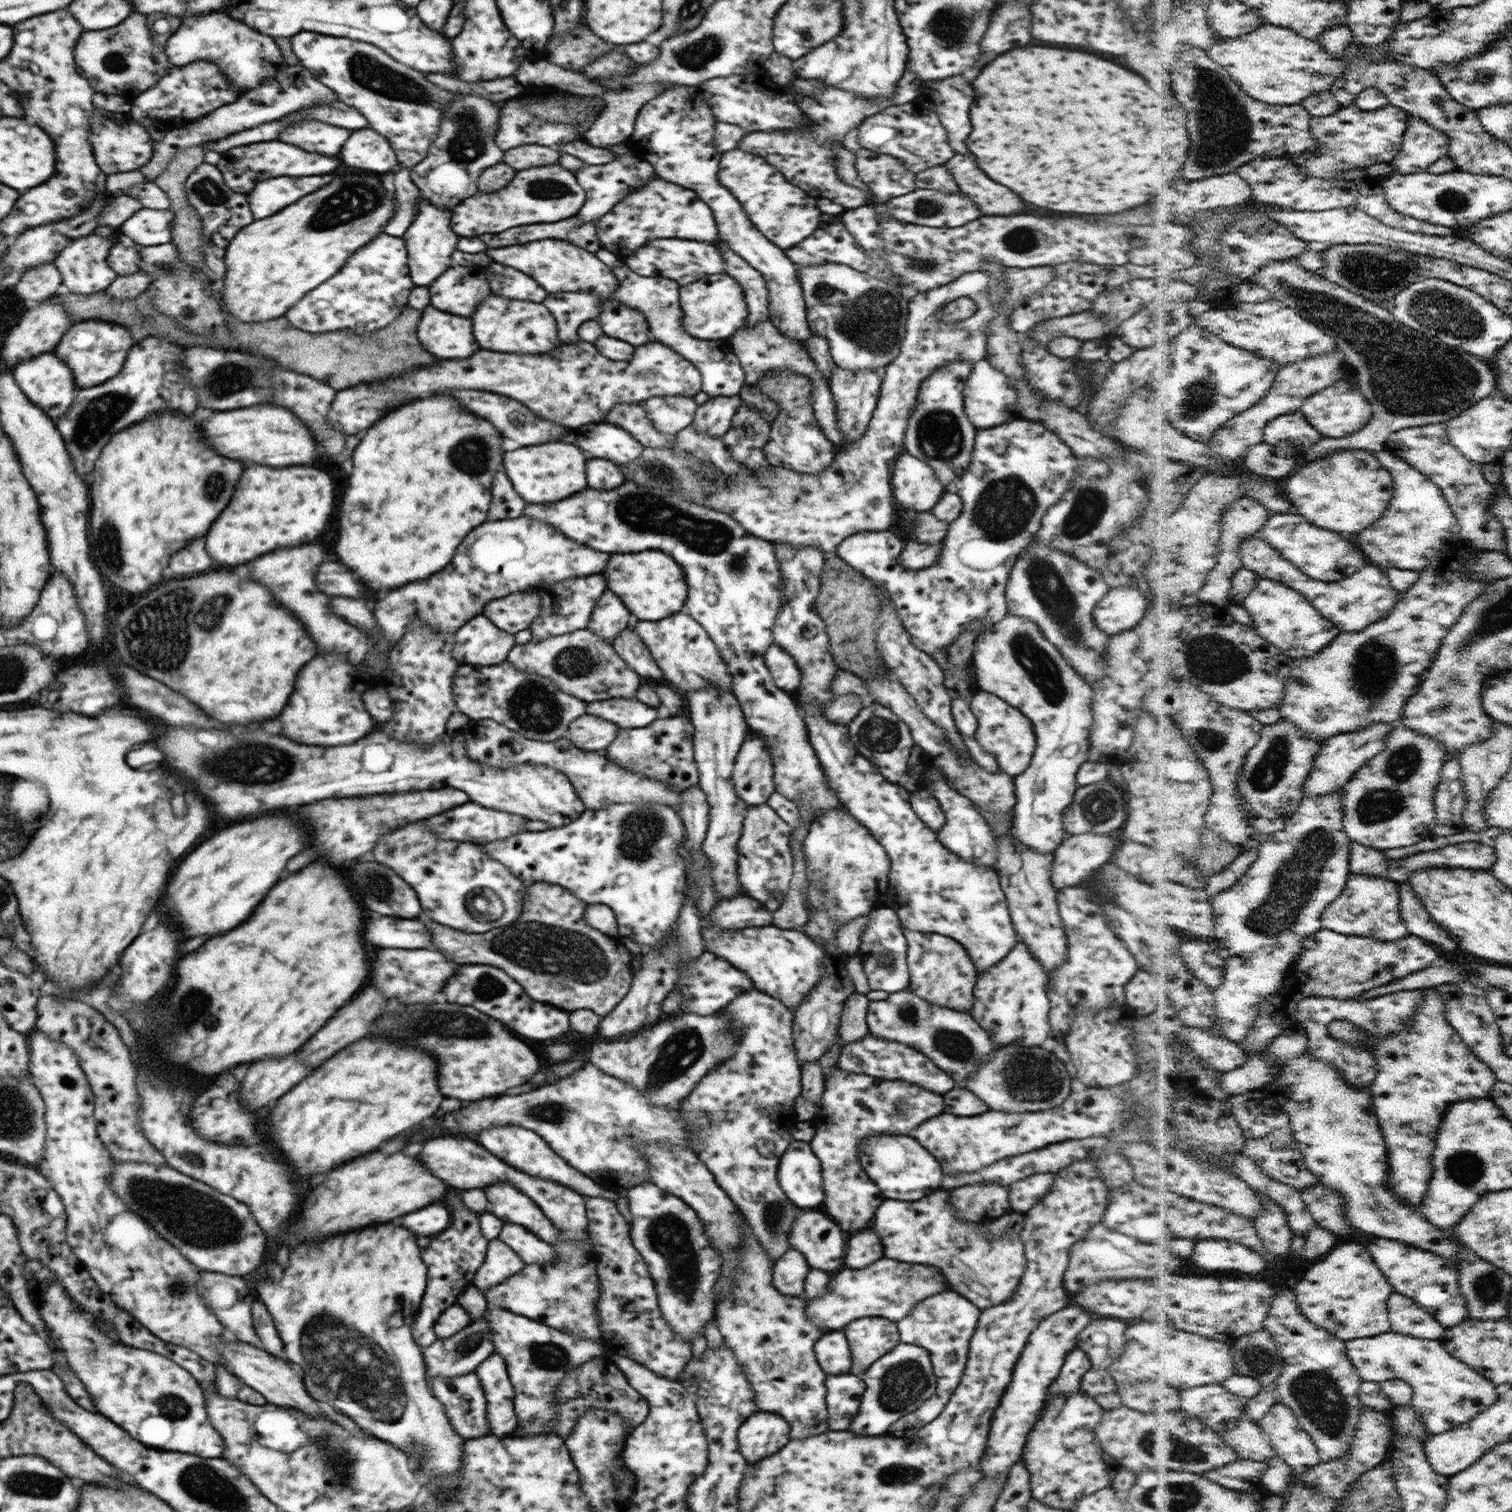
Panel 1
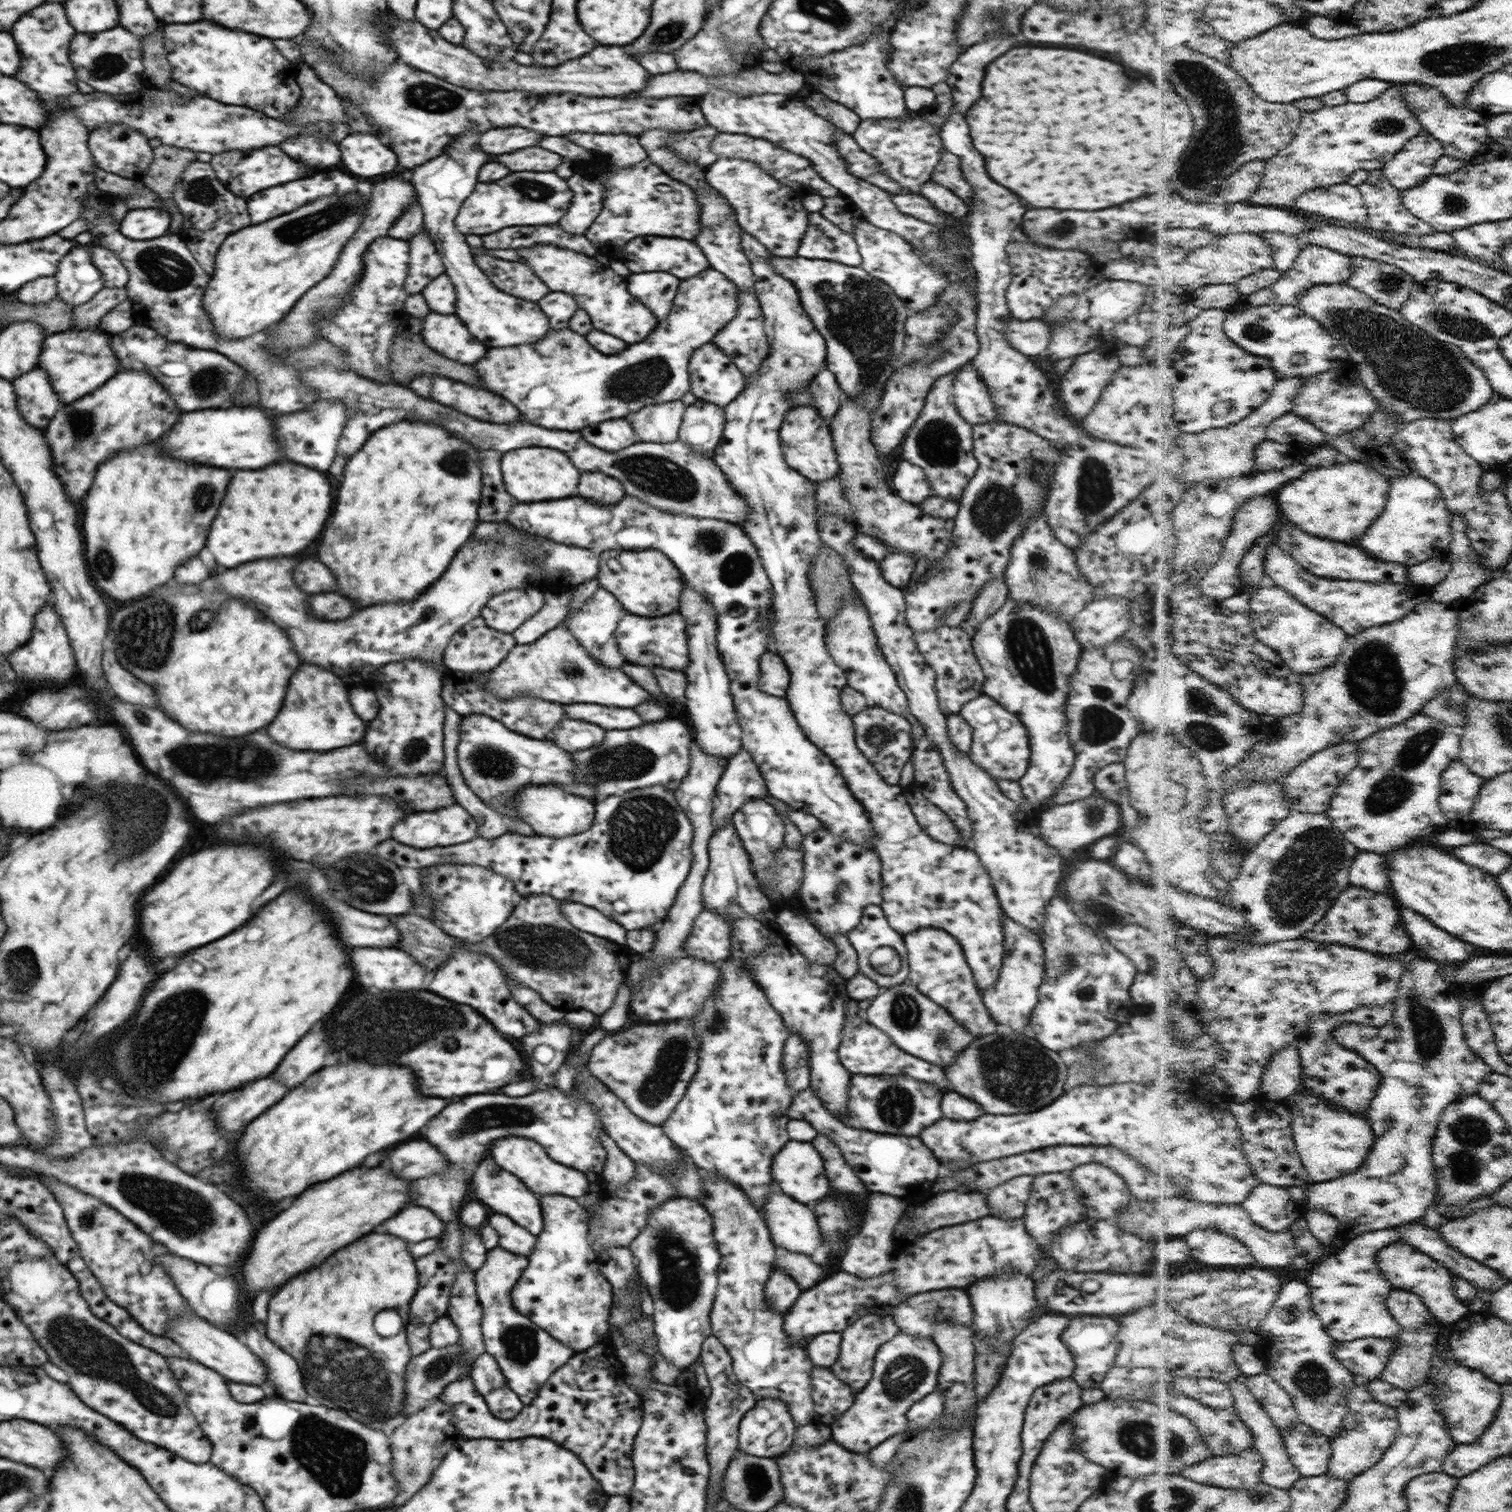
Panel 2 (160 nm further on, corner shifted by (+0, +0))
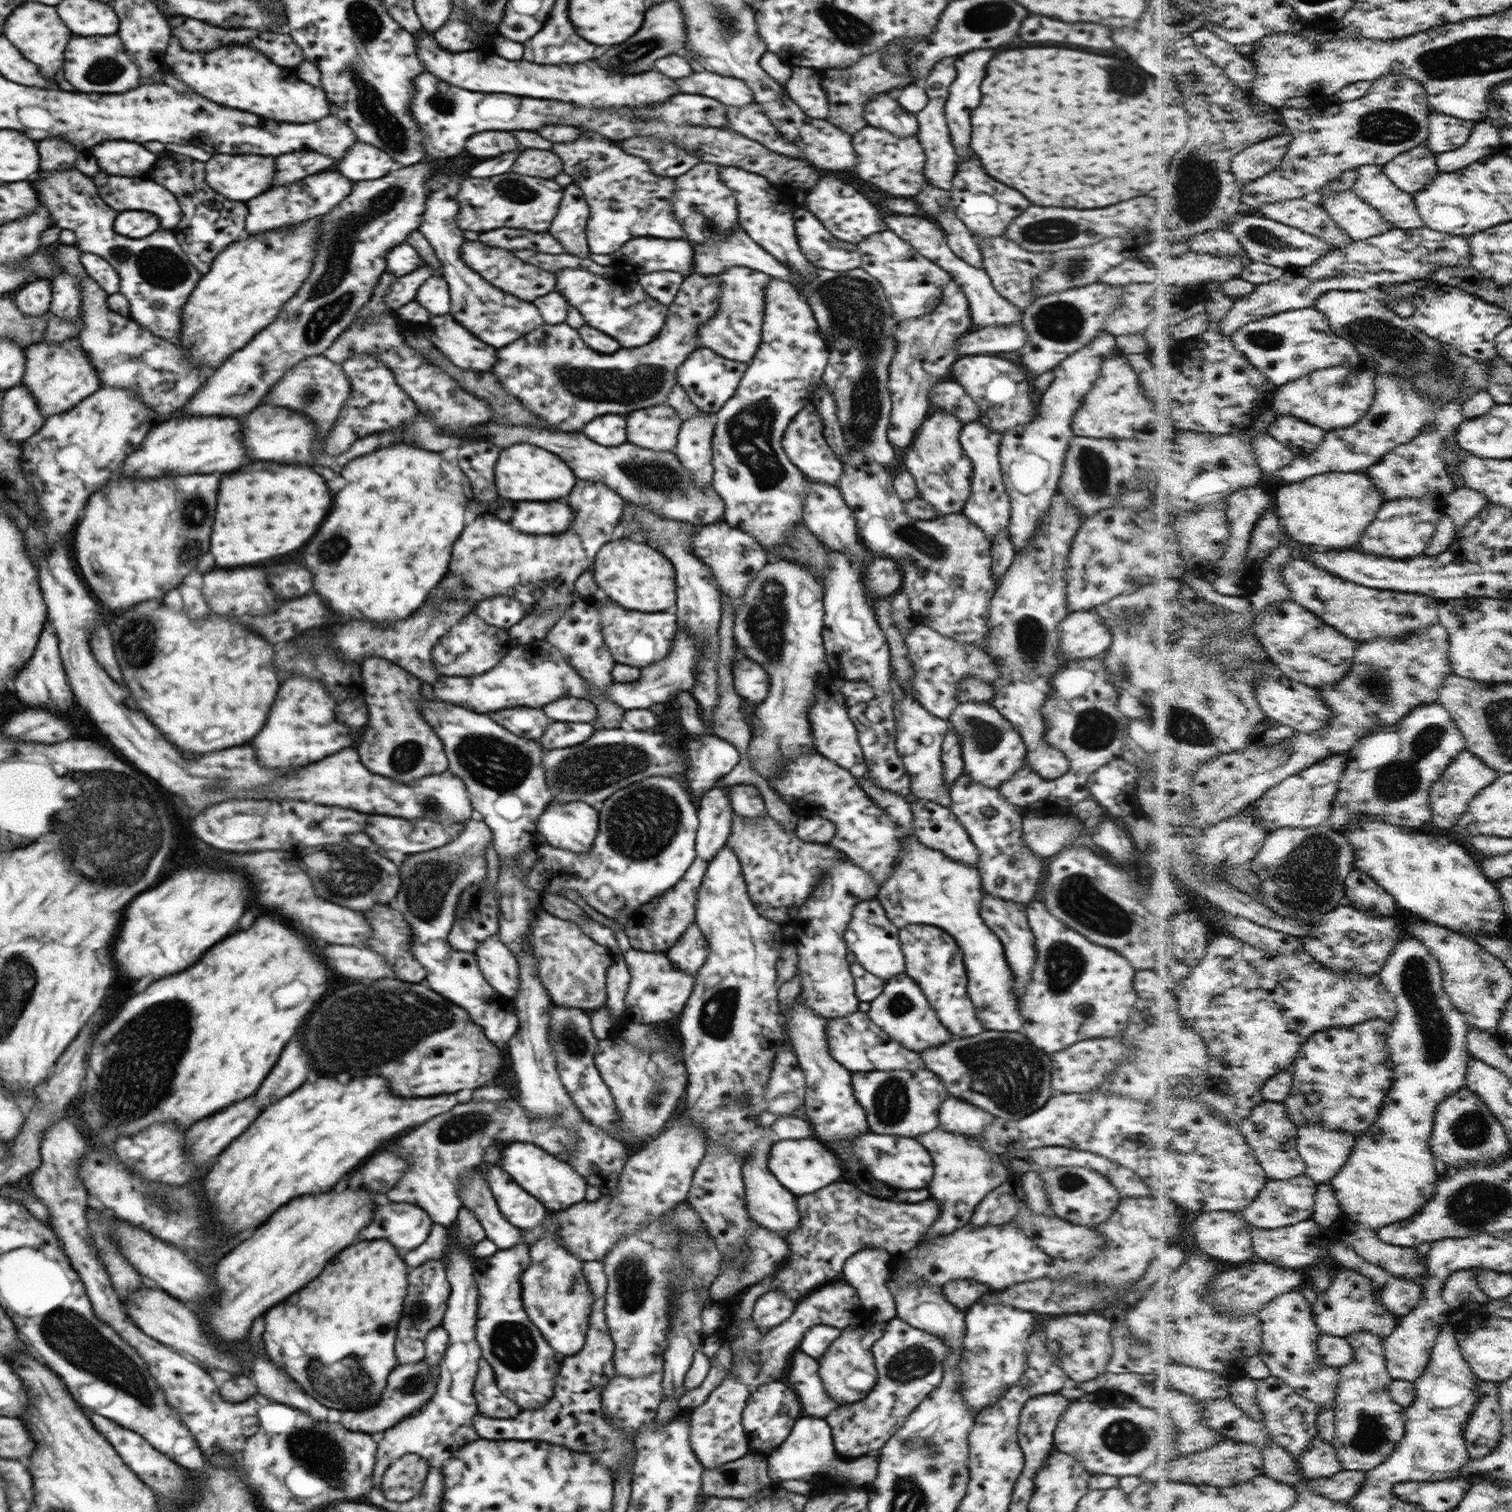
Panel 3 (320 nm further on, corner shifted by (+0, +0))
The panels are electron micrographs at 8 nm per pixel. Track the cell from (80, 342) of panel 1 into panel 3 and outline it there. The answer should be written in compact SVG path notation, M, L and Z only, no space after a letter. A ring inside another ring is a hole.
M77 337L66 339L64 342L42 340L25 347L25 357L25 371L21 384L38 402L40 413L44 418L74 408L84 398L101 388L97 372L90 364Z

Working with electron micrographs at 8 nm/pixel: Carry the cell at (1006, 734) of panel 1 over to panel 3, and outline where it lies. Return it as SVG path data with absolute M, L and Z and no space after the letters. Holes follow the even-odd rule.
M988 702L958 703L947 718L962 743L963 774L988 788L998 788L1026 761L1027 747L1020 733Z

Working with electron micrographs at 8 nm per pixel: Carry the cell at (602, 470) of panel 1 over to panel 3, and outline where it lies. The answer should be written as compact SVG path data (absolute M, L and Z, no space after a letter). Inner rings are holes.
M578 480L568 496L568 504L572 506L576 520L572 520L570 528L557 535L552 534L524 534L514 530L510 524L500 522L494 516L479 516L474 524L464 527L460 538L456 539L449 564L449 571L432 593L434 601L446 603L454 599L466 599L466 603L476 604L479 601L502 595L512 597L524 604L528 615L553 614L553 618L560 618L570 609L574 600L574 585L578 577L593 566L596 552L604 542L614 538L614 528L619 524L626 501L611 488L601 482L584 482Z

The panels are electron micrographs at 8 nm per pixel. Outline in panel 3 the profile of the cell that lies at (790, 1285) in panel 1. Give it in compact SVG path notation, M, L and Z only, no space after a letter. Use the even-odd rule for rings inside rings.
M779 1290L760 1295L753 1306L751 1318L758 1328L771 1329L790 1318L798 1301L794 1301Z

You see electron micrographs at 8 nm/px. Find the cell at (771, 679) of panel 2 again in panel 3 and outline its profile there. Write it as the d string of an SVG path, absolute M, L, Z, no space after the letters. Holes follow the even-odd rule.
M744 657L744 660L734 664L731 672L734 690L741 698L753 704L761 703L766 698L770 677L760 664Z

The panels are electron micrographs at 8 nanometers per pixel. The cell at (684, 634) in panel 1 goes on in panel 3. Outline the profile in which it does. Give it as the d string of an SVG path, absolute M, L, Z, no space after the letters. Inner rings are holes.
M606 597L604 603L607 604L600 608L600 625L606 646L616 663L642 669L662 662L667 657L679 627L675 611L642 613L626 610Z

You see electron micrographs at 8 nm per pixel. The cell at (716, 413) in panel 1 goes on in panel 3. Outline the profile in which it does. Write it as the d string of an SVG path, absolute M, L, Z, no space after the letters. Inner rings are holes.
M703 412L681 424L674 452L680 464L692 473L693 484L704 488L713 481L712 437L716 413Z

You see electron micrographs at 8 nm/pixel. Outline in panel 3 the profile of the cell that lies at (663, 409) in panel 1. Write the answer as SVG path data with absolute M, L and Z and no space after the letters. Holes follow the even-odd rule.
M670 404L632 411L625 419L627 442L658 452L674 450L683 423Z

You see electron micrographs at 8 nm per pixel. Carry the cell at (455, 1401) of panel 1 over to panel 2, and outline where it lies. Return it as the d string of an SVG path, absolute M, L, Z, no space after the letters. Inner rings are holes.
M611 1337L603 1338L602 1341L597 1342L594 1346L583 1350L582 1352L577 1352L552 1376L544 1383L544 1386L539 1390L539 1393L534 1398L533 1402L529 1405L523 1405L522 1412L519 1412L512 1420L498 1420L493 1414L490 1414L490 1410L487 1407L485 1398L475 1389L473 1380L468 1376L466 1378L458 1379L457 1381L451 1382L442 1394L439 1394L438 1400L449 1404L452 1409L453 1421L455 1422L455 1427L462 1433L465 1438L476 1439L476 1438L494 1438L494 1440L508 1440L508 1438L526 1438L528 1437L538 1437L547 1438L548 1440L553 1440L556 1444L566 1447L571 1450L574 1454L579 1456L579 1459L589 1468L592 1476L603 1486L603 1489L610 1496L612 1495L622 1495L628 1497L631 1488L633 1487L635 1470L634 1463L632 1462L632 1449L635 1436L638 1434L639 1428L641 1427L641 1422L643 1421L643 1407L640 1396L635 1392L632 1392L628 1385L624 1382L624 1369L620 1360L617 1358L616 1346L611 1341Z

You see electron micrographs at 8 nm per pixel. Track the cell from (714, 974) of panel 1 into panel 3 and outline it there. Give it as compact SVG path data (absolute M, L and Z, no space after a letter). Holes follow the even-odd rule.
M631 948L624 952L631 982L624 997L625 1012L631 1014L635 1023L676 1022L676 1014L681 1014L694 988L695 977L678 970L670 962L666 952L642 952Z

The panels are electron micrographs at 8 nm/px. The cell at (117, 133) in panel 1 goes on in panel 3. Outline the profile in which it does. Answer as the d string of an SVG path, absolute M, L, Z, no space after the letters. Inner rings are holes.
M102 142L94 148L92 156L98 166L114 176L142 176L156 162L156 154L152 154L136 144L136 142Z

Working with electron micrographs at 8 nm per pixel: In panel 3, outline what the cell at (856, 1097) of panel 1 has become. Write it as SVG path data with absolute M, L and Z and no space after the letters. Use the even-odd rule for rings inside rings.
M916 1069L855 1072L851 1075L855 1101L864 1108L870 1131L914 1138L939 1128L938 1108L948 1098L948 1092L936 1073Z

